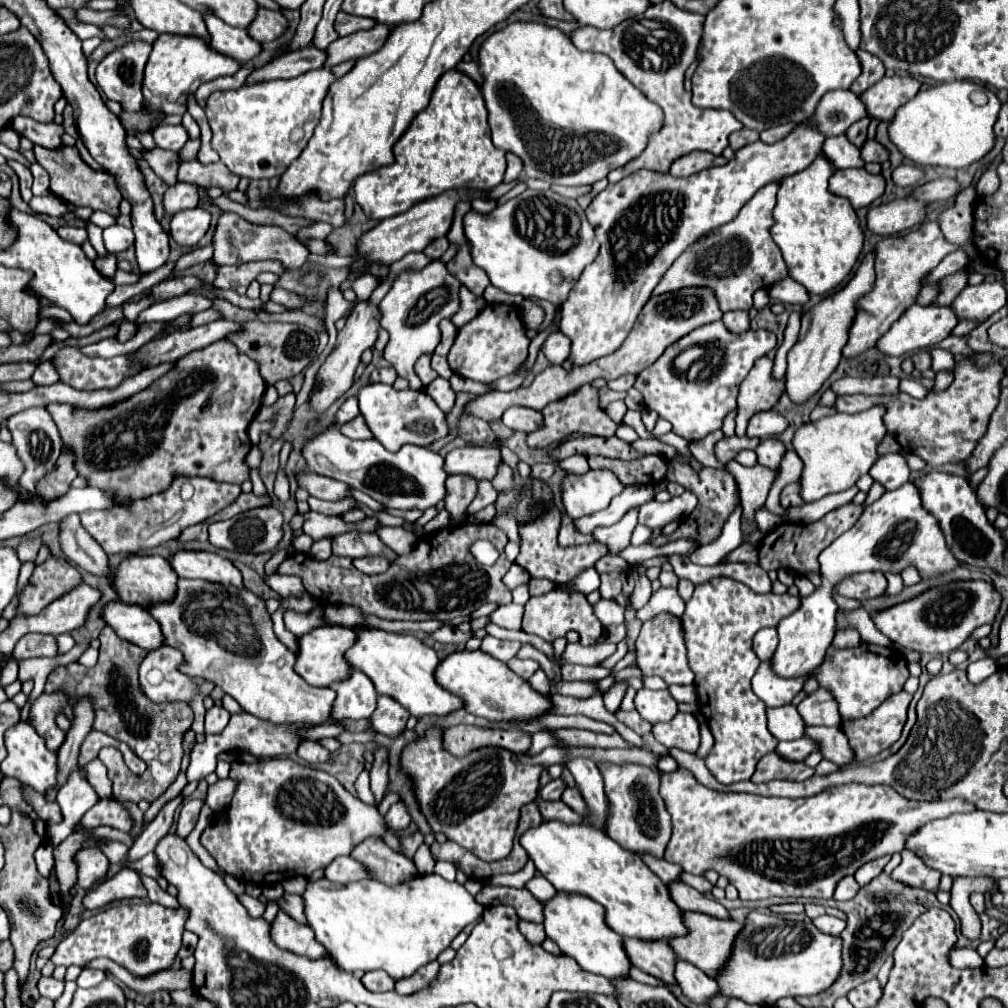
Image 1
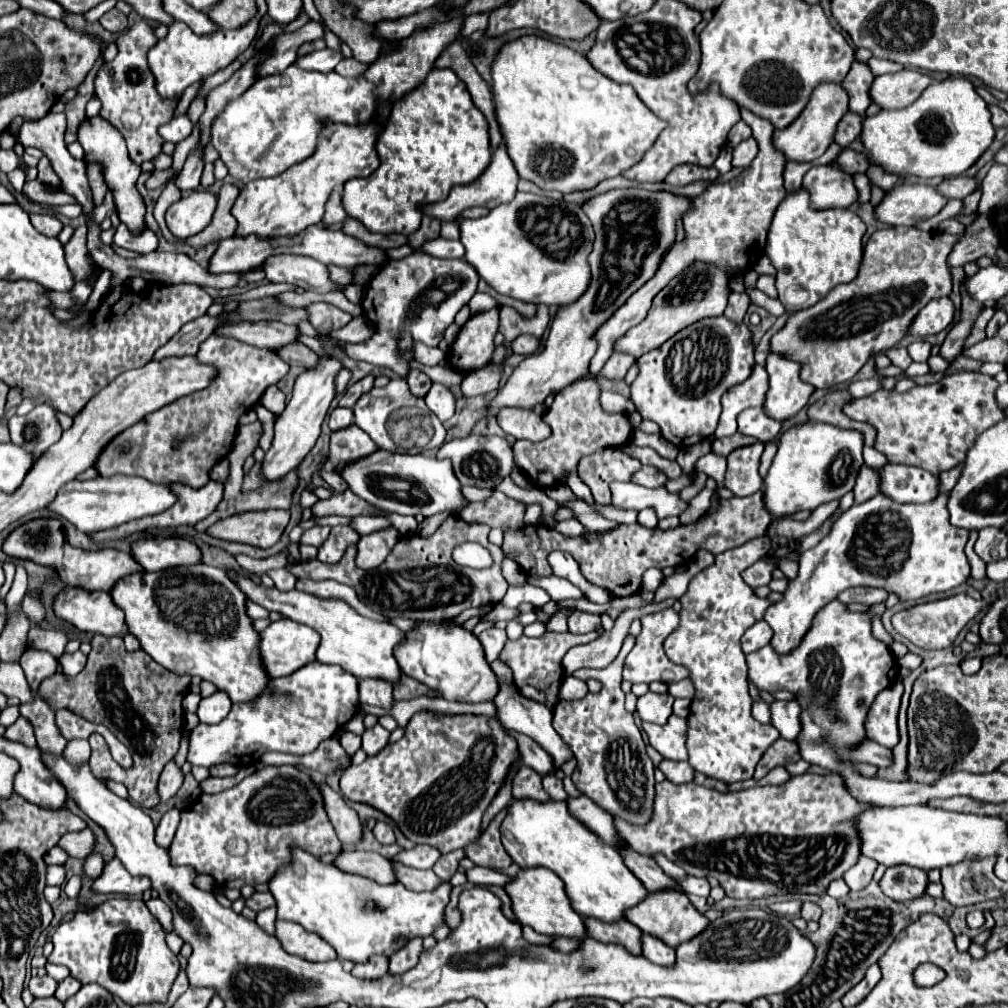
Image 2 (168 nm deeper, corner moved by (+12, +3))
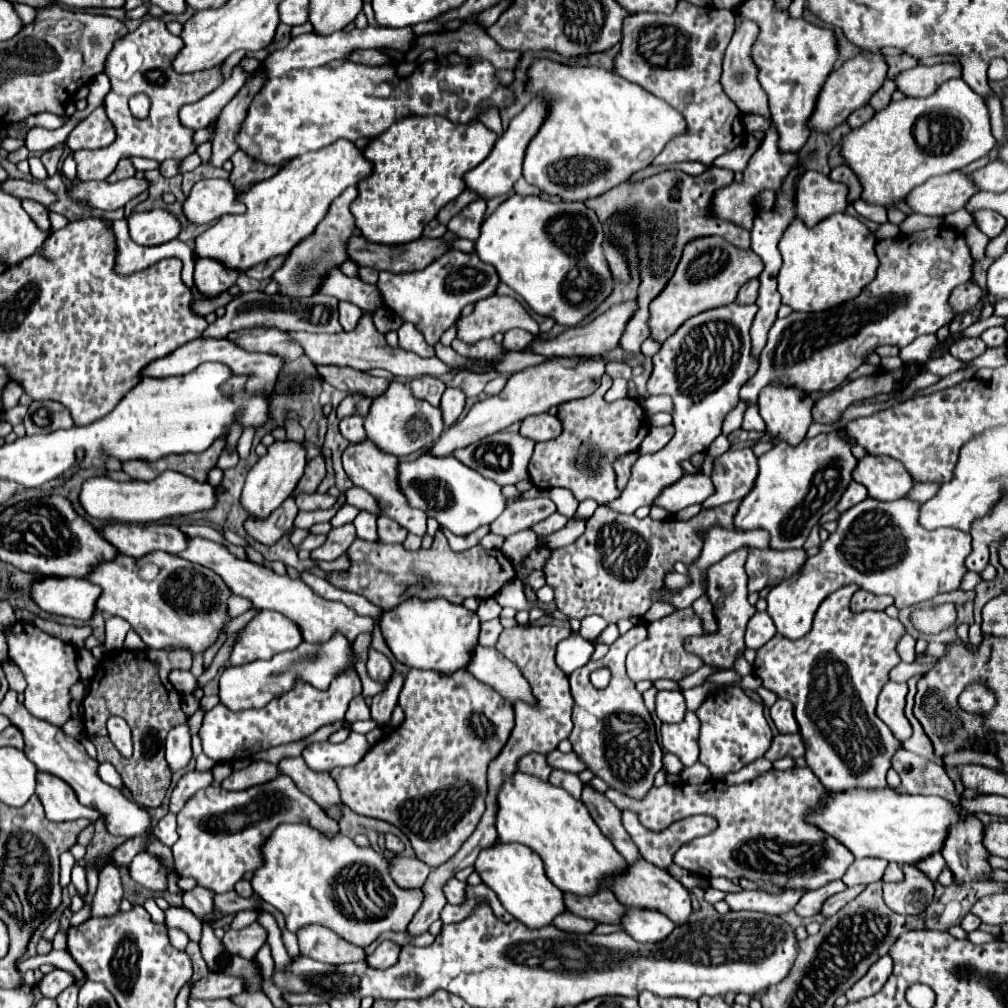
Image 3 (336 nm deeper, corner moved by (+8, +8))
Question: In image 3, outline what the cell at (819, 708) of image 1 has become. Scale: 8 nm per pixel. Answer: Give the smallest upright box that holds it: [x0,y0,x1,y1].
[770,699,798,733]

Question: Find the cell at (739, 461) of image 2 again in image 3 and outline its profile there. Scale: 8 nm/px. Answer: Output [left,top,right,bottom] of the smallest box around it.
[702,449,758,509]

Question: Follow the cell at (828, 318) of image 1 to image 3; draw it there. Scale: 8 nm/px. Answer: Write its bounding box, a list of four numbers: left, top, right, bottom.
[758,389,814,447]

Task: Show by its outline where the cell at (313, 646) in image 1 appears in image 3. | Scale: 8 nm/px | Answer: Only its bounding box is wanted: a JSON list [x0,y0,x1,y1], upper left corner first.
[230,611,302,665]

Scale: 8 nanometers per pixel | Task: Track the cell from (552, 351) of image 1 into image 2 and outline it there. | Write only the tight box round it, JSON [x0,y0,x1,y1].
[512,334,540,356]

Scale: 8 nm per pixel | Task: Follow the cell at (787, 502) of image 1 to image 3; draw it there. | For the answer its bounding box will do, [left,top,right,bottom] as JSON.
[544,501,738,623]

